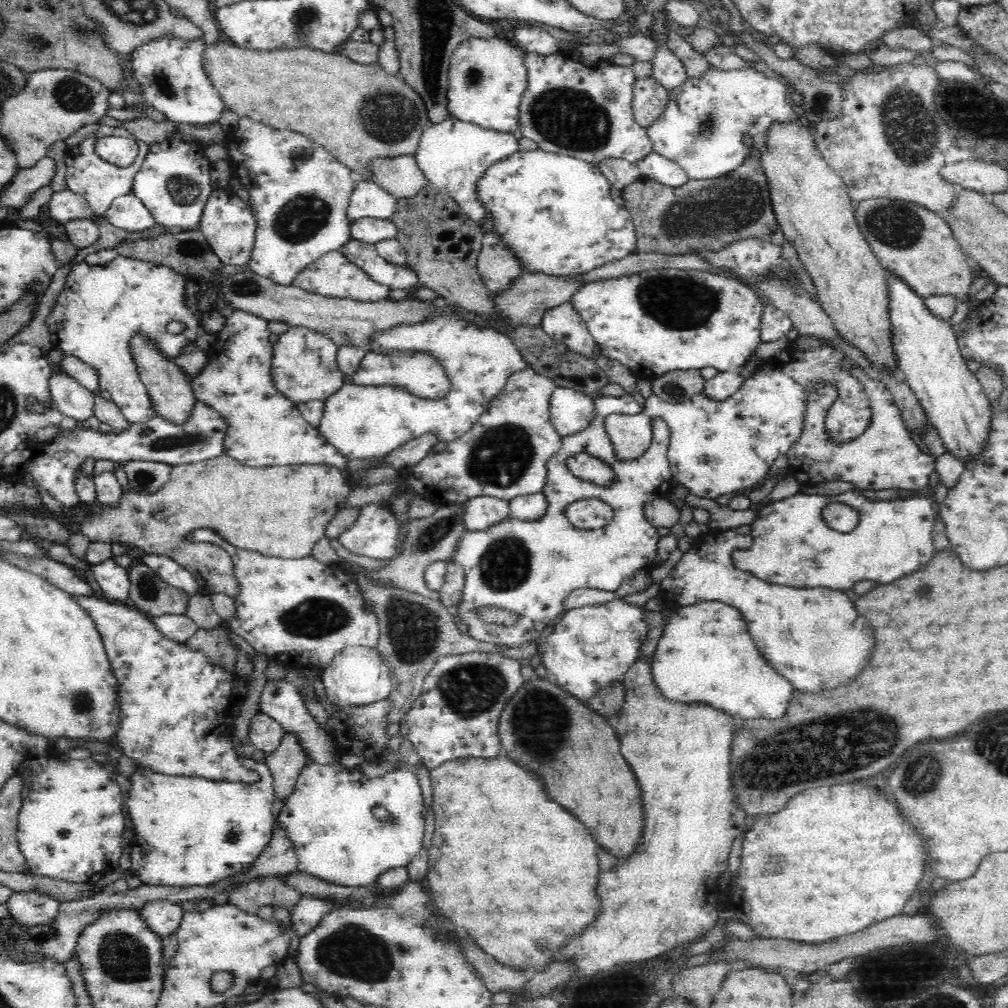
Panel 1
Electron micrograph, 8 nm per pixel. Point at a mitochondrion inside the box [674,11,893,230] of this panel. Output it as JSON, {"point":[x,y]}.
{"point":[821,103]}

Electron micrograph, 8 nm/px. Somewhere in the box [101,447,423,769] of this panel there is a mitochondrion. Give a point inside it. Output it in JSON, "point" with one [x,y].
{"point":[316,617]}

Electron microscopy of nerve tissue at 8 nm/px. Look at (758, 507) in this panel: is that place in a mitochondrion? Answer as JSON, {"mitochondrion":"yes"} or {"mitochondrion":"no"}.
{"mitochondrion":"no"}

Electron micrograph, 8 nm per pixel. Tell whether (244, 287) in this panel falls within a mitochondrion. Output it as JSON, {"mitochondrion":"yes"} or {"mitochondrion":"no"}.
{"mitochondrion":"yes"}

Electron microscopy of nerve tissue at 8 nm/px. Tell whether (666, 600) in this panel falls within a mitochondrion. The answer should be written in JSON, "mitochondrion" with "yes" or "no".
{"mitochondrion":"no"}

